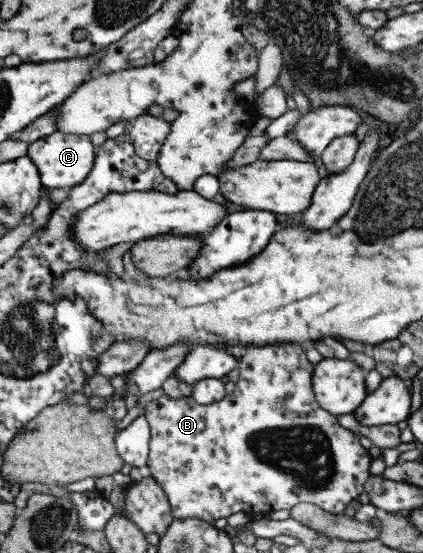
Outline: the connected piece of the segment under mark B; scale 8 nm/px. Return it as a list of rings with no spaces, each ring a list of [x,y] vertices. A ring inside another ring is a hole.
[[[267,345],[267,347],[247,347],[247,353],[241,357],[238,365],[239,379],[236,390],[226,395],[222,401],[211,405],[199,405],[193,396],[171,399],[164,393],[159,393],[155,400],[147,403],[145,418],[150,428],[149,454],[147,461],[148,474],[164,489],[173,519],[199,519],[213,522],[228,518],[233,513],[243,511],[249,519],[261,518],[279,509],[290,510],[298,503],[314,503],[327,513],[342,513],[348,504],[364,492],[364,485],[370,476],[369,467],[373,461],[369,451],[359,444],[359,435],[354,431],[344,429],[338,422],[338,417],[319,407],[315,400],[311,384],[314,365],[307,361],[307,356],[299,345]]]

